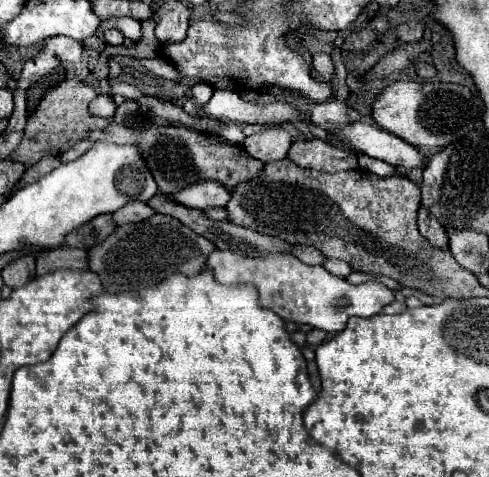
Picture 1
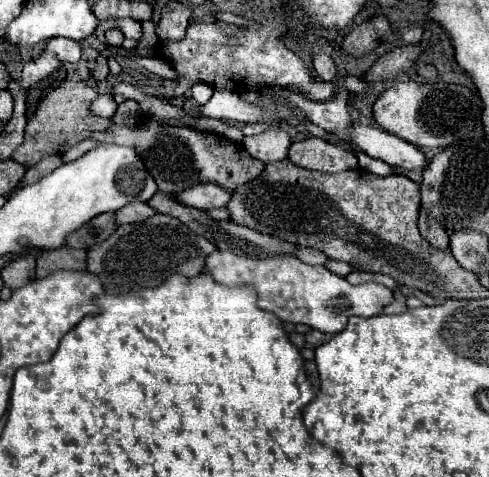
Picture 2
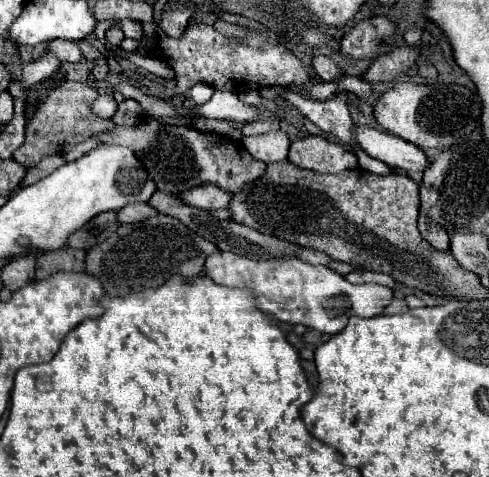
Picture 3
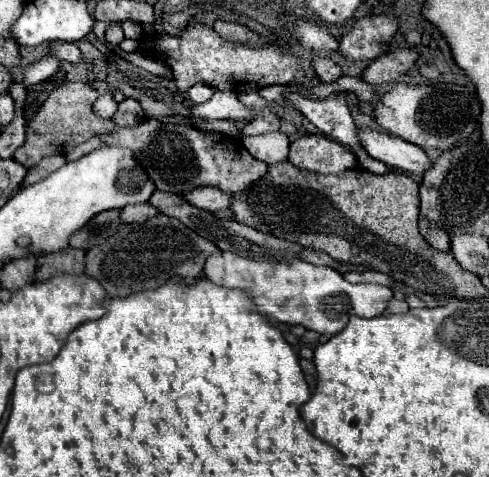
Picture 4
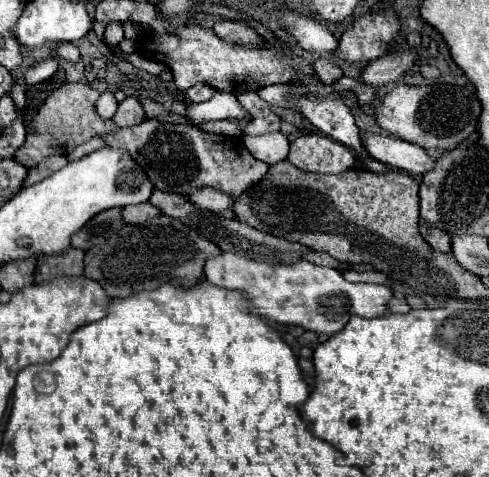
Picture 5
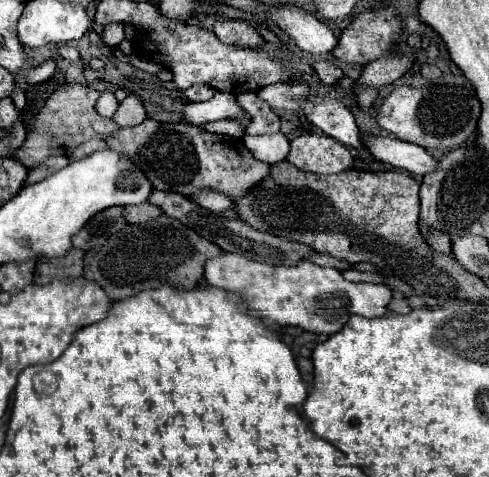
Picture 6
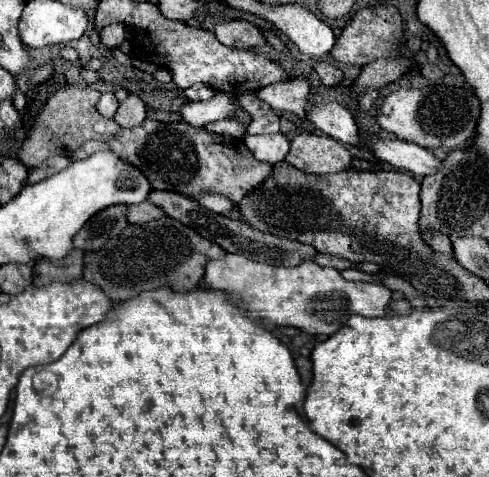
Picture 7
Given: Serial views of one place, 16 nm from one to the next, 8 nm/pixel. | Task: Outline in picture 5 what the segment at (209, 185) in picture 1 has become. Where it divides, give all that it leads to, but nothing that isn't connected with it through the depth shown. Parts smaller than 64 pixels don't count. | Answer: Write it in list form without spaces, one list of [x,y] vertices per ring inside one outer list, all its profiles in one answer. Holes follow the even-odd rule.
[[[210,188],[198,190],[198,192],[190,194],[188,200],[194,202],[194,204],[198,204],[204,210],[210,210],[210,212],[222,212],[222,210],[226,210],[226,208],[232,206],[232,198],[226,196],[226,194],[222,194],[222,192],[216,192],[214,188],[212,190]]]

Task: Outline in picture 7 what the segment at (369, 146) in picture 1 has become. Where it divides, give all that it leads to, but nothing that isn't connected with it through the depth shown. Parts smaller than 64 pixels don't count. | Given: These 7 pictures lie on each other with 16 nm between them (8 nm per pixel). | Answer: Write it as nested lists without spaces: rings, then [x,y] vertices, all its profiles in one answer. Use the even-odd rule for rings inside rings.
[[[398,138],[372,140],[372,152],[378,160],[388,162],[394,168],[406,170],[406,172],[416,174],[416,176],[436,174],[442,166],[442,160],[436,158],[430,150],[426,150],[418,144],[412,144],[412,142],[402,142]]]

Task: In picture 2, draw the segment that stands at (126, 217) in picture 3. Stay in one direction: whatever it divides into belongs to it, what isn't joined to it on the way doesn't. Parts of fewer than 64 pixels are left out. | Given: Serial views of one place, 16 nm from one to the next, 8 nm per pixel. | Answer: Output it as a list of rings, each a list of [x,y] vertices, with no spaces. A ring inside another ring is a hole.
[[[132,202],[126,204],[116,212],[116,222],[118,224],[128,224],[128,222],[144,222],[146,218],[154,216],[156,210],[150,208],[146,202]]]

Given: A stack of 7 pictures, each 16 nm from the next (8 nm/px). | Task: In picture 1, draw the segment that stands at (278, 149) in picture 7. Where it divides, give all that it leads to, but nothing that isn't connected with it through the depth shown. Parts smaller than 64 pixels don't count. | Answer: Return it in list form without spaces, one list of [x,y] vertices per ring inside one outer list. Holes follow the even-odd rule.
[[[268,128],[268,130],[254,134],[254,136],[248,136],[244,140],[246,152],[252,158],[262,160],[264,164],[274,162],[274,160],[284,160],[290,144],[292,144],[290,134],[282,128]]]

